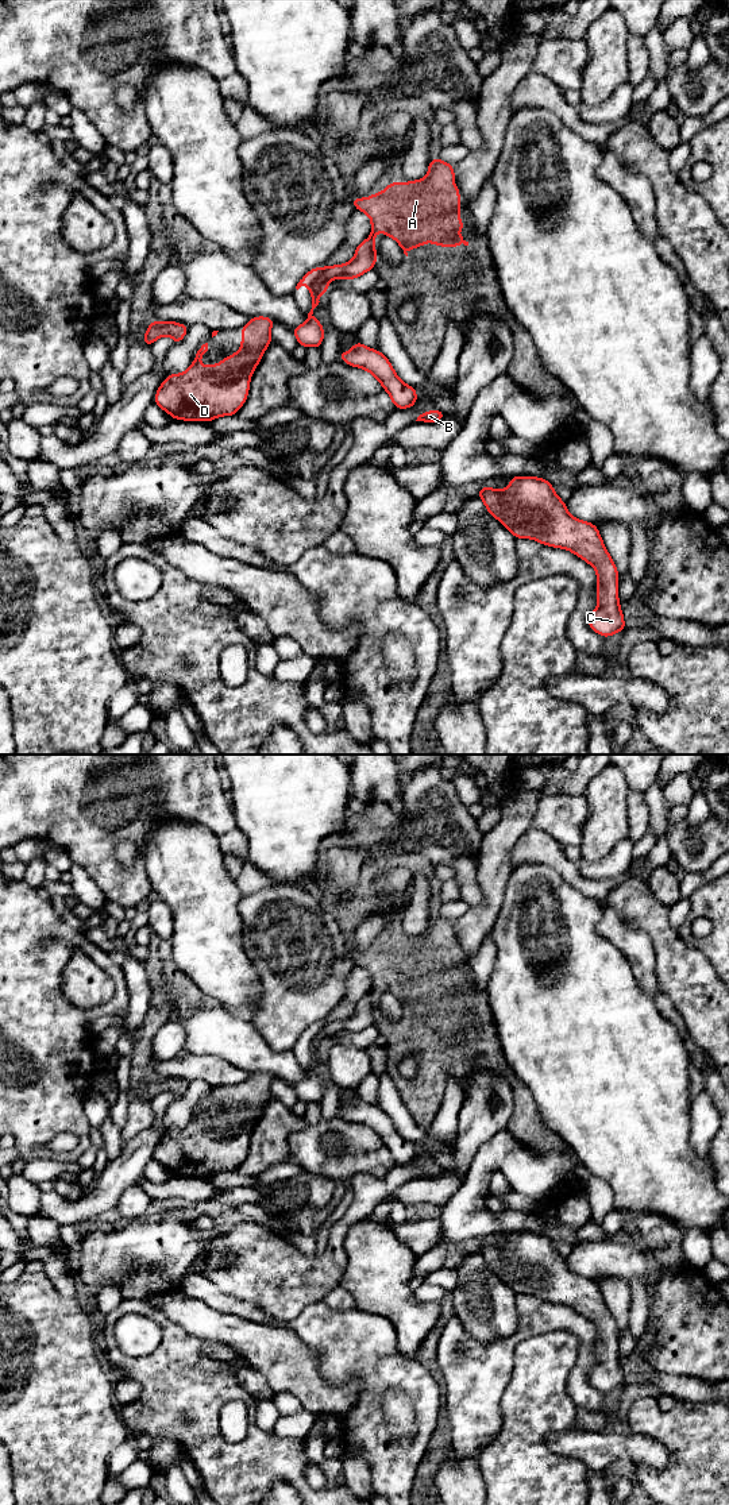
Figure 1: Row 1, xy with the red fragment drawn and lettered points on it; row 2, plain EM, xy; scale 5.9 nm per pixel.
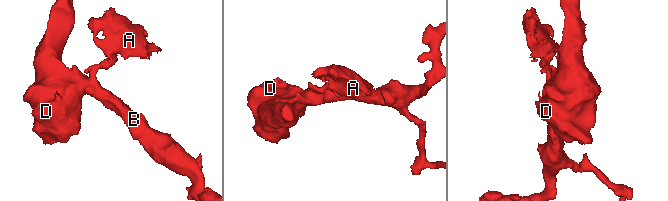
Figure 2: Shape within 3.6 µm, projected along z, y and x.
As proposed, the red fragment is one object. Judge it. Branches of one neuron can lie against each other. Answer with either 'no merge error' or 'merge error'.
merge error

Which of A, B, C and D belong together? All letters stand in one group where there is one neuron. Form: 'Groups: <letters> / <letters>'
Groups: A / B C D

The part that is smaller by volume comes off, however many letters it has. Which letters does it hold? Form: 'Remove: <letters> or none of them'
Remove: A

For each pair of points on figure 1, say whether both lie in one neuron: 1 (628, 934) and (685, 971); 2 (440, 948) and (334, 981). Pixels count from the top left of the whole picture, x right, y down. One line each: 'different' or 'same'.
1: different
2: different

